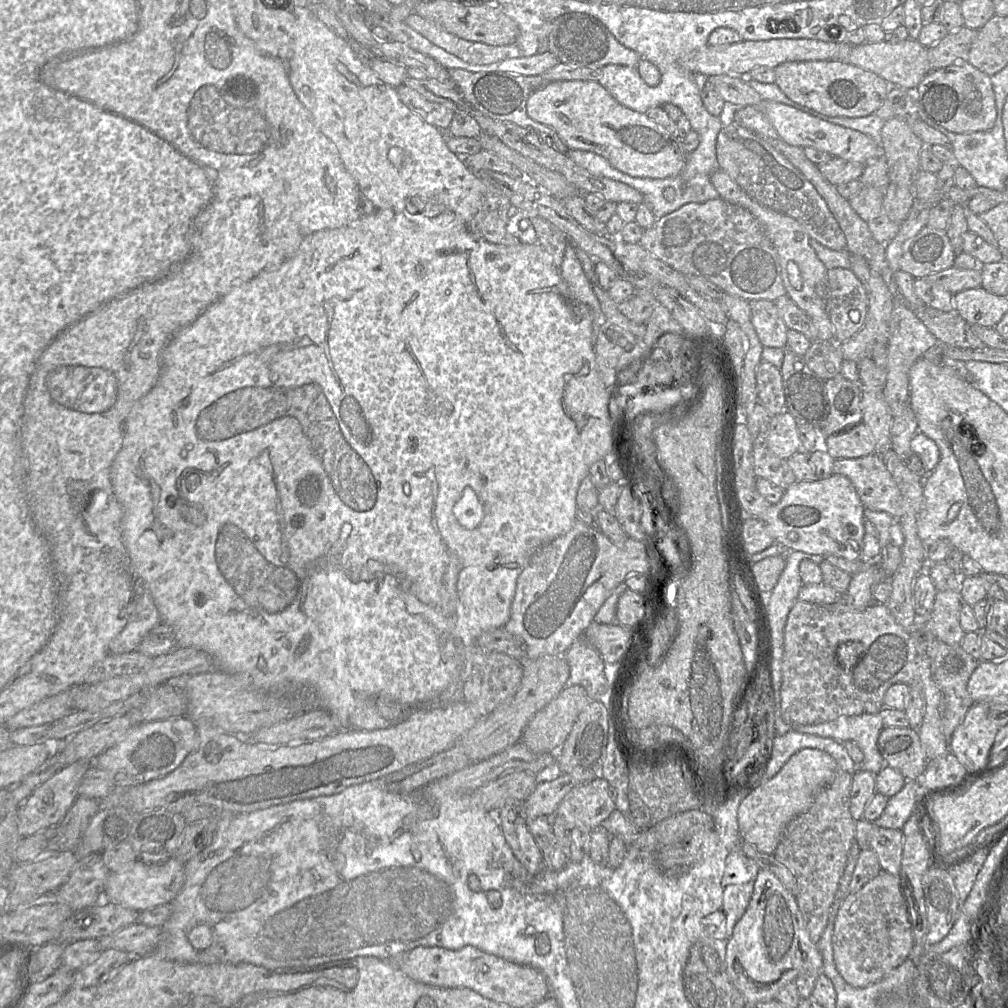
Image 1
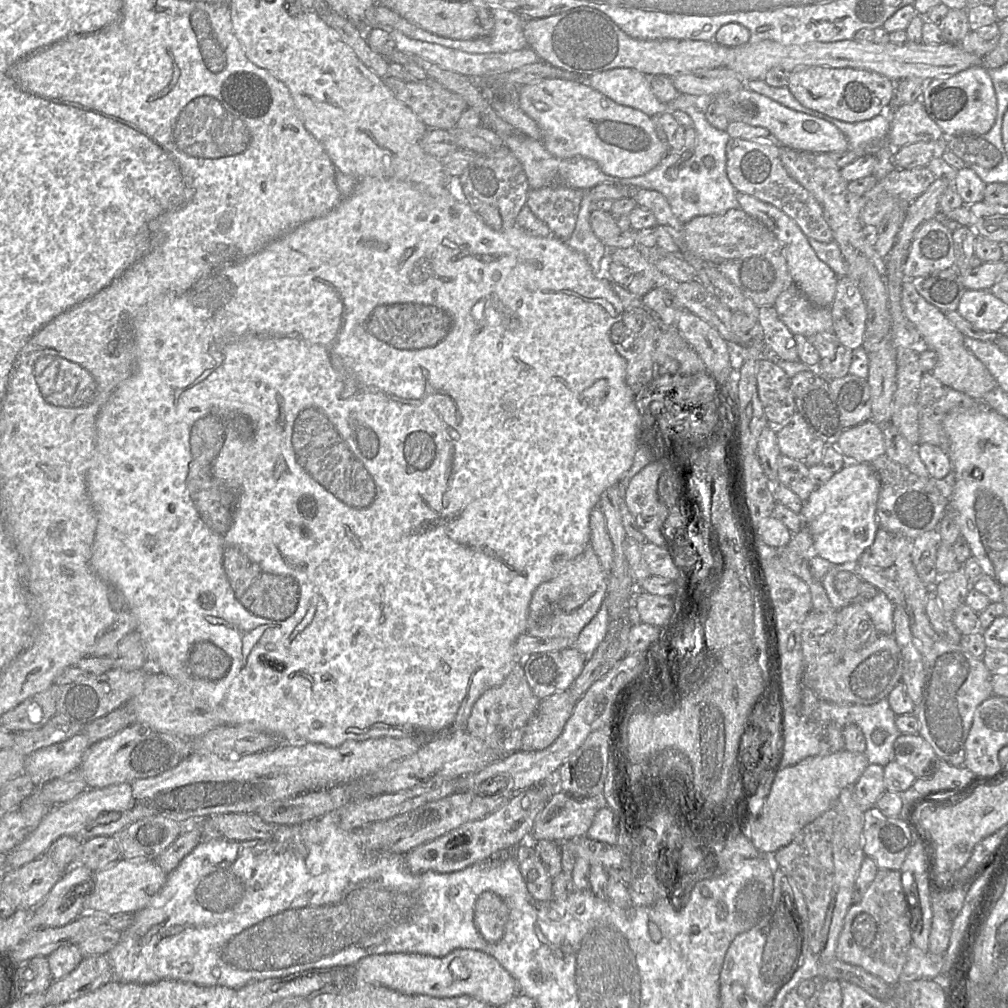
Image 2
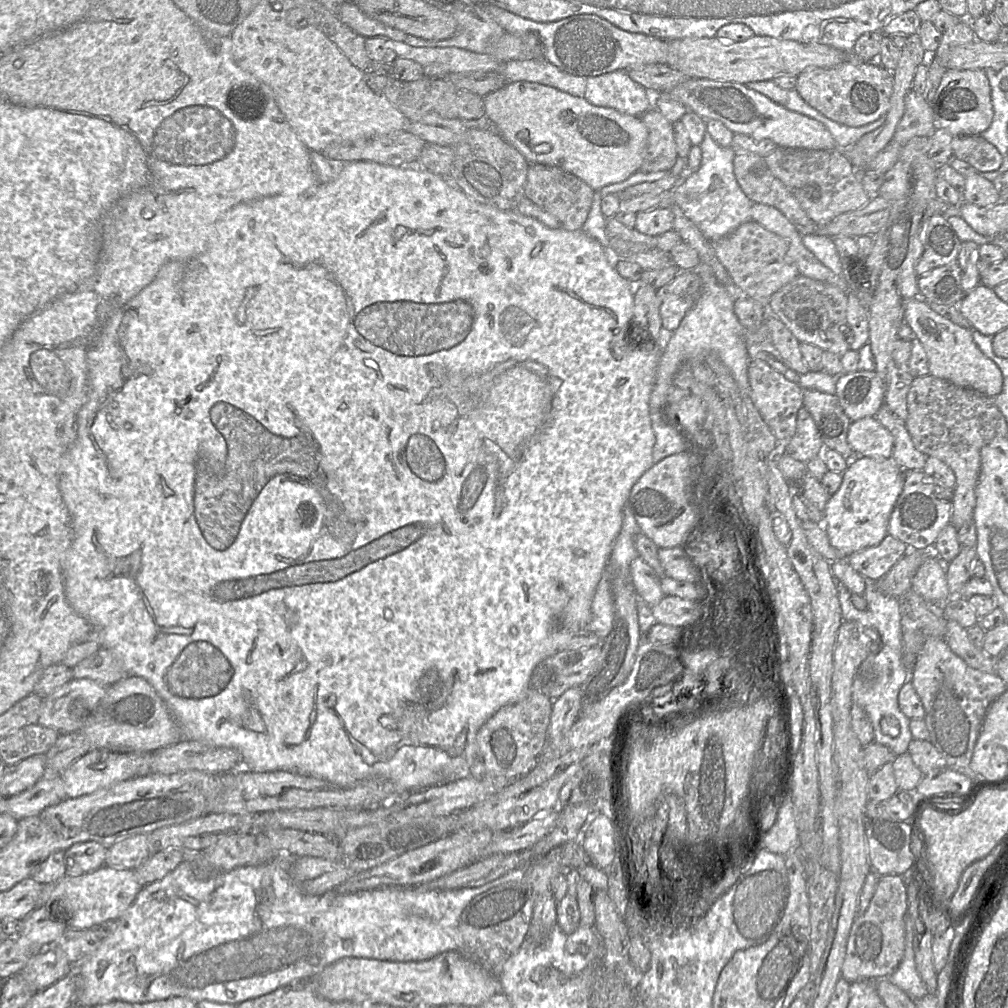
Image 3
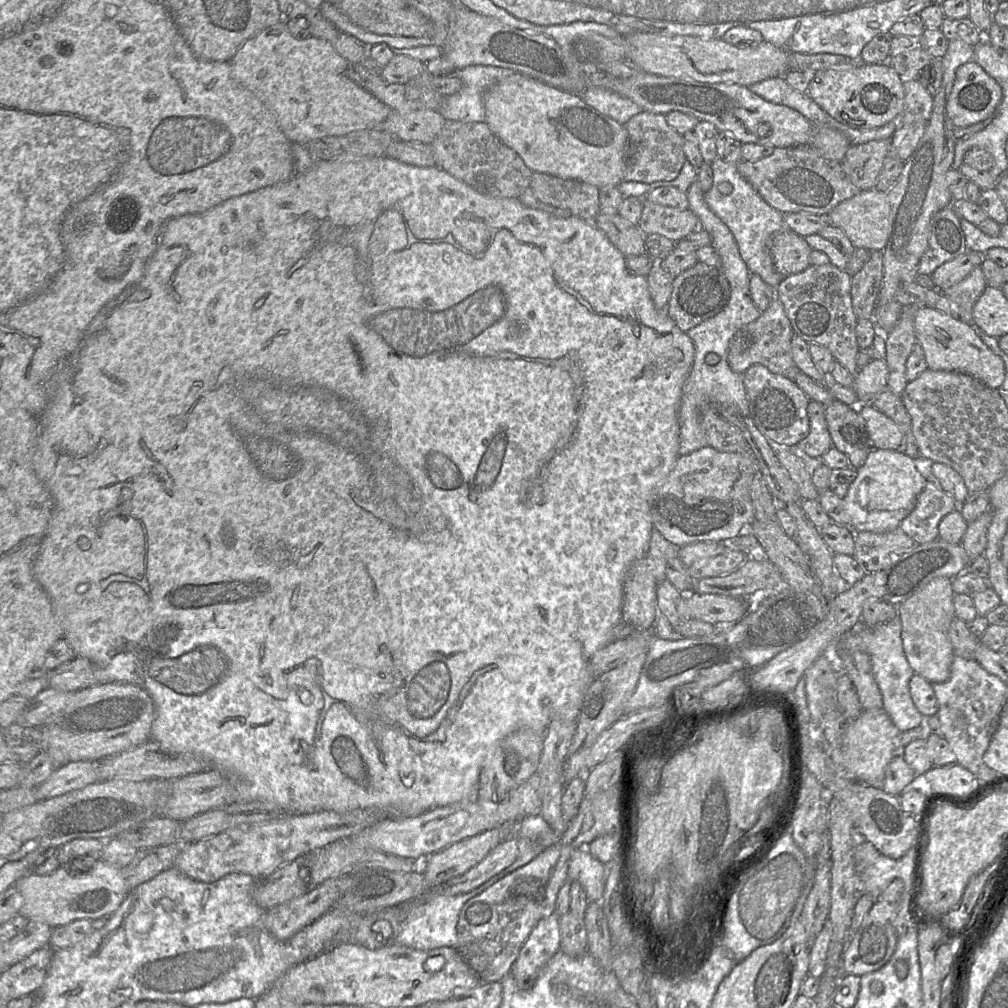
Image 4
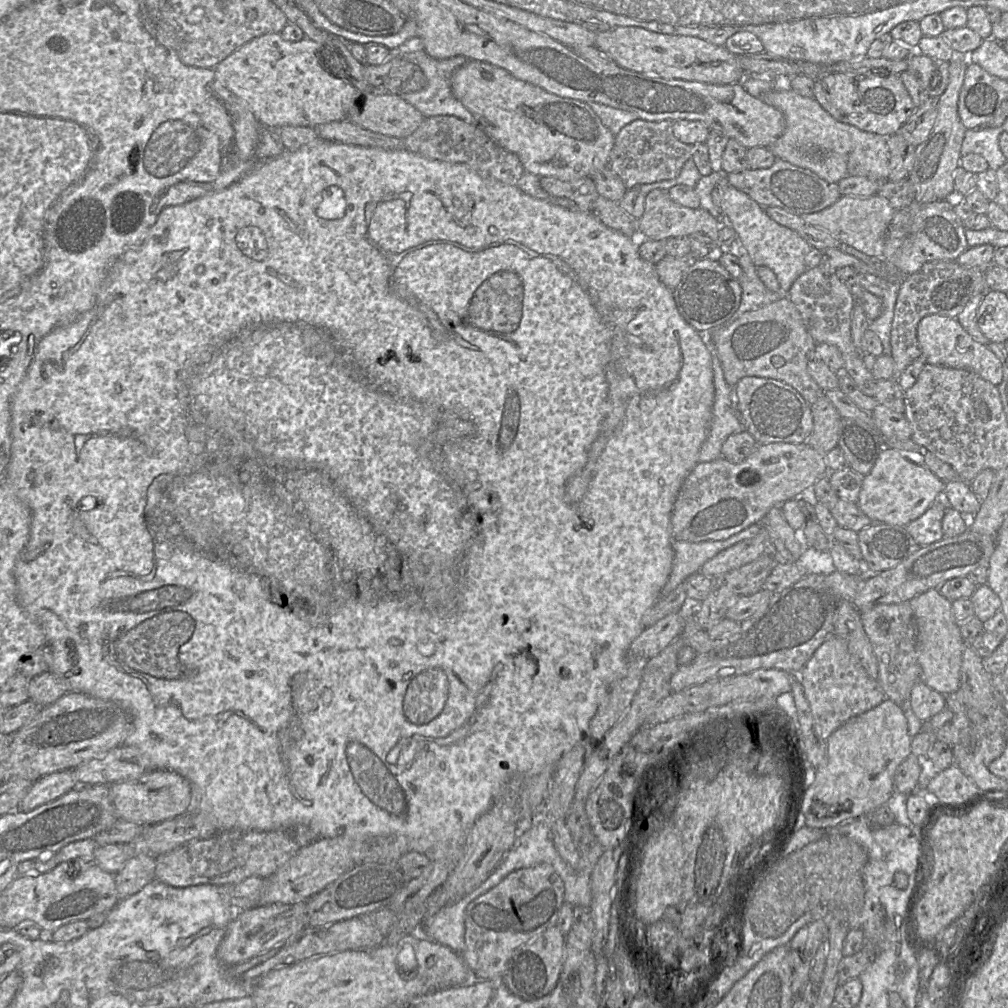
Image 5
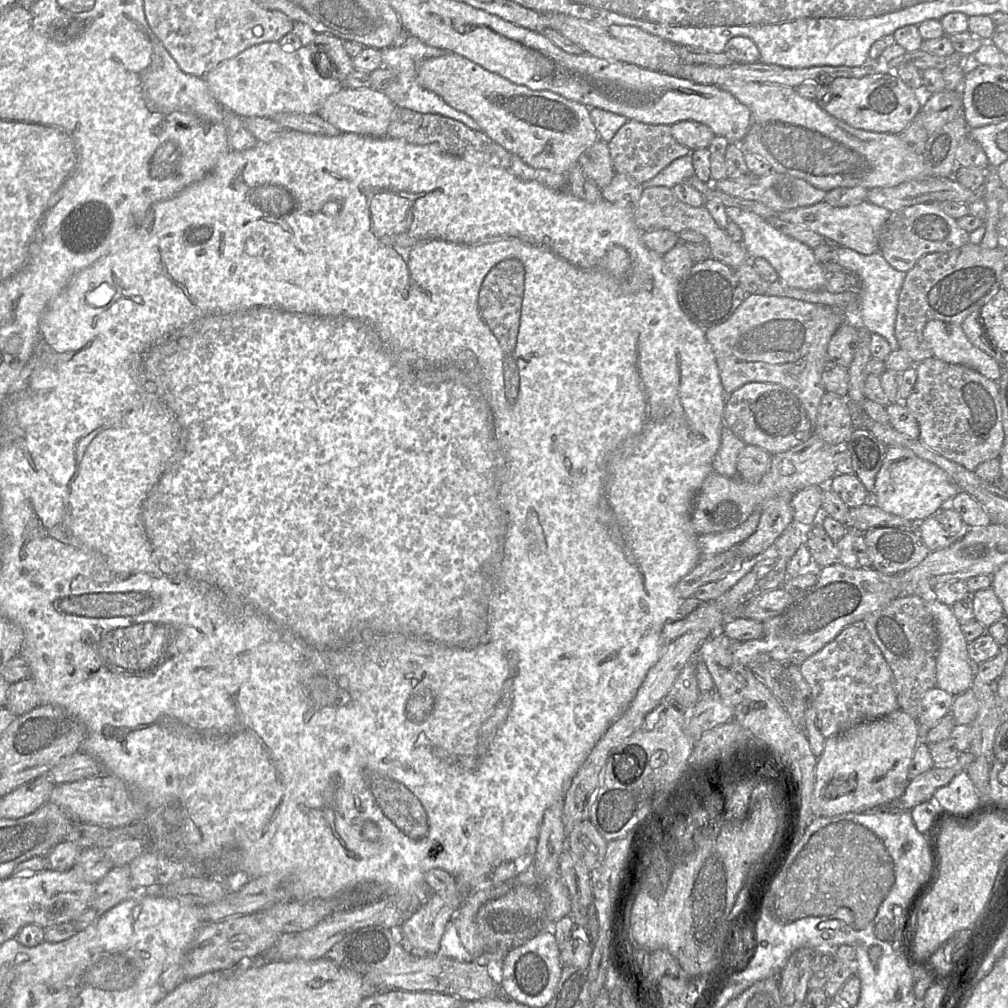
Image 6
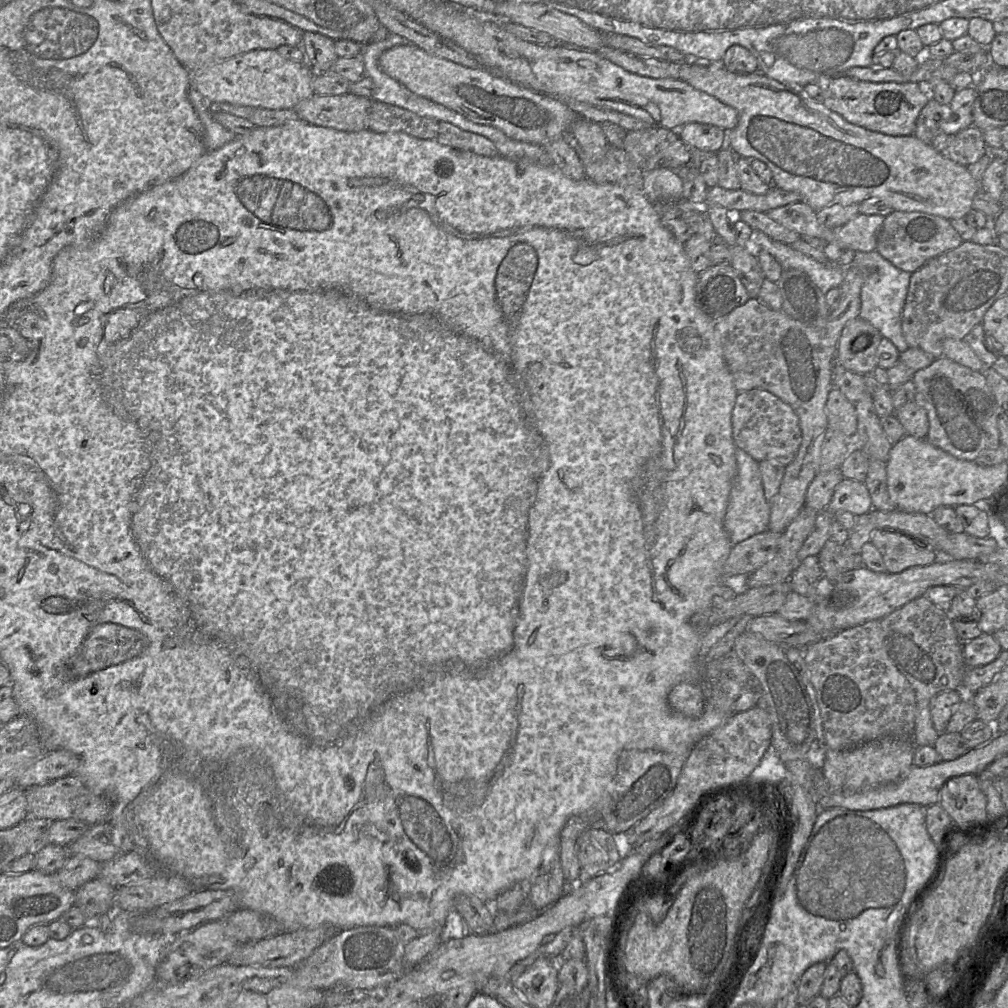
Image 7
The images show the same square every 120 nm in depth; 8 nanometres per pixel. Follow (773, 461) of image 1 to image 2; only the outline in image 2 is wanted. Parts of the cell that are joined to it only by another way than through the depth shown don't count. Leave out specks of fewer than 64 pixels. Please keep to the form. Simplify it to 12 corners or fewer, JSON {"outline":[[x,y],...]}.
{"outline":[[780,454],[778,483],[803,502],[816,489],[803,462]]}

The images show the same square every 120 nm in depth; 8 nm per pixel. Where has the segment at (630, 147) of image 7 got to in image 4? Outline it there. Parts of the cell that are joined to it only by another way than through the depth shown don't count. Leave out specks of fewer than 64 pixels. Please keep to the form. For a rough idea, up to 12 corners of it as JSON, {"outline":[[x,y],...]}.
{"outline":[[643,111],[628,132],[623,181],[678,177],[683,135]]}

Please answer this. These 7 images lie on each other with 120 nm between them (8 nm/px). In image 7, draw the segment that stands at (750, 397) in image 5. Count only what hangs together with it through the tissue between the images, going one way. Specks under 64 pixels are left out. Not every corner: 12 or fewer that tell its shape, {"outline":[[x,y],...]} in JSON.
{"outline":[[760,388],[738,393],[735,445],[757,462],[794,460],[793,408]]}

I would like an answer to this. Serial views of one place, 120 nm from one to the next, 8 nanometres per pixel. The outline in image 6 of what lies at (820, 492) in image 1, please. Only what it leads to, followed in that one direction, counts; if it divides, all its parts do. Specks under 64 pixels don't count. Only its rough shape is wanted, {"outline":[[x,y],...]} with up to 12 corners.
{"outline":[[887,447],[870,500],[917,524],[960,490],[910,449]]}

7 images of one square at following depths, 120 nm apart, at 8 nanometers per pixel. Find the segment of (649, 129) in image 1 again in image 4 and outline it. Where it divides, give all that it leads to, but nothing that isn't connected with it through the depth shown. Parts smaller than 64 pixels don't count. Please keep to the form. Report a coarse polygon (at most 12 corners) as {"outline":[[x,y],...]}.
{"outline":[[522,73],[485,123],[533,172],[602,188],[626,168],[624,125]]}

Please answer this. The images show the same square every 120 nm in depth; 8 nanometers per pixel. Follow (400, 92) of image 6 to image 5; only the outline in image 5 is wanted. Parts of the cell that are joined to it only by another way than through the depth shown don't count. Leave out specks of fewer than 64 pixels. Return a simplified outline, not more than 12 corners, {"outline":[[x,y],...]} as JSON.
{"outline":[[424,50],[400,55],[426,77],[400,97],[425,117],[448,115],[476,125],[457,100],[451,77],[463,56],[435,59]]}

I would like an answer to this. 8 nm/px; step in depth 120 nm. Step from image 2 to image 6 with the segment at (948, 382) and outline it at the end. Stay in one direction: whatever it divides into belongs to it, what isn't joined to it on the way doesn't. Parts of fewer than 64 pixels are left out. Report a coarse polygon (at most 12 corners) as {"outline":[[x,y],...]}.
{"outline":[[930,320],[933,357],[993,381],[1000,365],[968,340],[960,324]]}

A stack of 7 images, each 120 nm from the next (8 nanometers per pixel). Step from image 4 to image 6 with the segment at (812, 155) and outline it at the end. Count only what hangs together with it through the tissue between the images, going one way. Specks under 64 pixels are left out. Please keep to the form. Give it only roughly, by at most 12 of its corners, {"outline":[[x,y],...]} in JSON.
{"outline":[[775,171],[743,185],[728,177],[719,191],[776,212],[820,203],[827,194]]}

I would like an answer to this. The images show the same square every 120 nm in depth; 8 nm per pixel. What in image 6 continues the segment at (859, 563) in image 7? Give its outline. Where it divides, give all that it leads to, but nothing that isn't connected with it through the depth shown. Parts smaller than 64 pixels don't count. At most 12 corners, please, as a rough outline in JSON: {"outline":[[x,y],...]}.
{"outline":[[820,519],[806,545],[821,568],[839,563],[839,550]]}

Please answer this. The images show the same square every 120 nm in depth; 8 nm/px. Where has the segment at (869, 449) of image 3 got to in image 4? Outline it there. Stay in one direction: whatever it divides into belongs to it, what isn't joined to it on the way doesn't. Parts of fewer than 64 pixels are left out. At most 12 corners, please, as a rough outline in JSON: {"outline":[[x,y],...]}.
{"outline":[[871,403],[859,412],[875,449],[902,451],[903,432]]}

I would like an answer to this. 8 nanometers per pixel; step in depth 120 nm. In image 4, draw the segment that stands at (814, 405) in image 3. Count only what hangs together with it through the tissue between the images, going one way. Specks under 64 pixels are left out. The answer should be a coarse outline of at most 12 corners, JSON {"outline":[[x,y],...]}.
{"outline":[[825,410],[832,446],[859,469],[875,449],[859,410]]}

